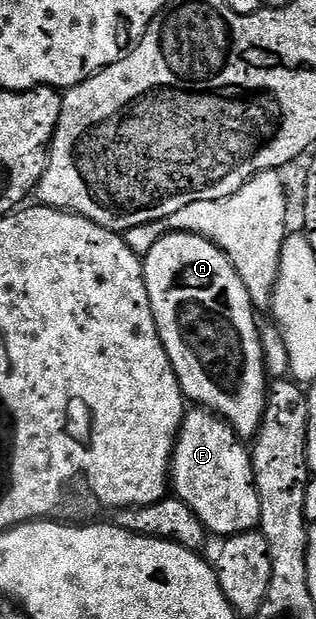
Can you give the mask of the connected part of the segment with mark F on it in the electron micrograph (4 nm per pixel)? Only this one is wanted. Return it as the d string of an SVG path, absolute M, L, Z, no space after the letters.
M191 409L183 416L179 436L175 438L175 451L171 454L170 486L174 498L185 501L193 513L207 526L212 536L226 537L242 531L253 531L258 528L261 501L255 488L255 470L251 464L251 451L248 444L240 439L227 422L212 411Z

